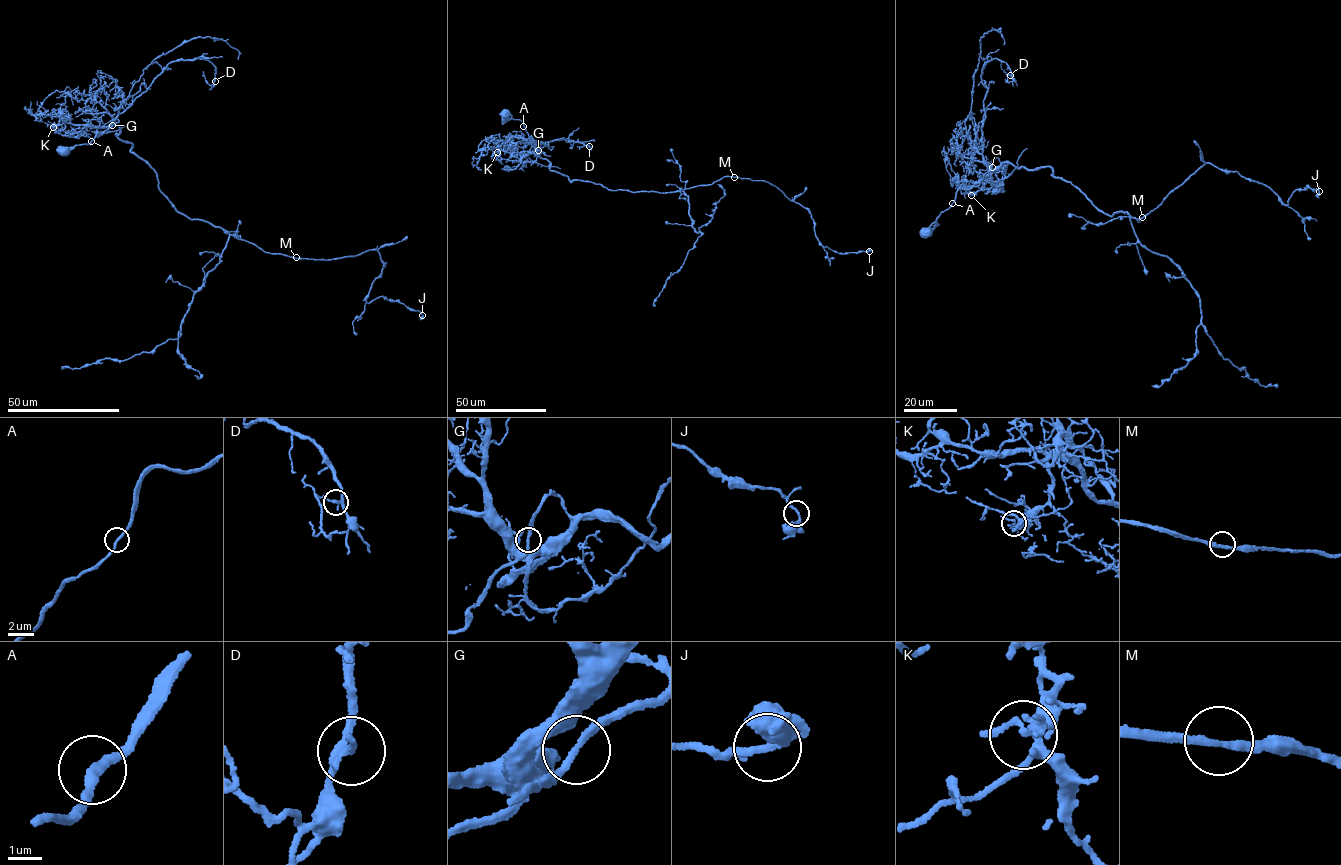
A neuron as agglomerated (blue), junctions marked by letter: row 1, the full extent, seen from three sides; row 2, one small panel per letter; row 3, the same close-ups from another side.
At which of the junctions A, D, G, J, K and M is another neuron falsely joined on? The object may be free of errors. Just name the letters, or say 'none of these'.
none of these

